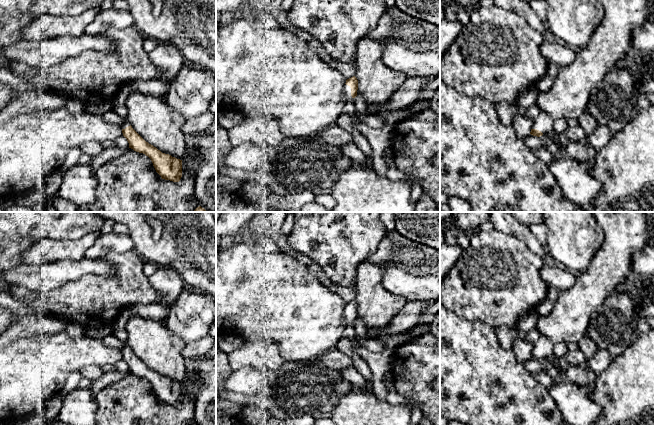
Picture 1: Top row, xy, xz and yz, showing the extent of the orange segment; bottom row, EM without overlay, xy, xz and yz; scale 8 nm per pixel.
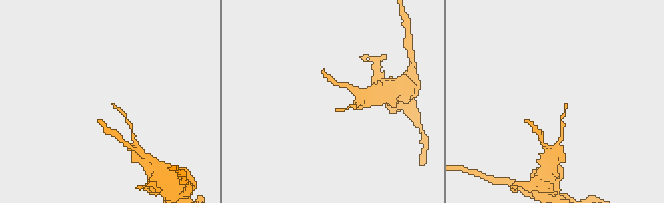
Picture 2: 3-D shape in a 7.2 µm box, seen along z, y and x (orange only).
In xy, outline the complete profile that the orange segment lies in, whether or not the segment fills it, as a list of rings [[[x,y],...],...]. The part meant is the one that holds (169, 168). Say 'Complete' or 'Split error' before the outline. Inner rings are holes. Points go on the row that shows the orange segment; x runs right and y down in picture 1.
Complete. [[[133,128],[122,129],[123,136],[129,143],[129,148],[148,156],[156,172],[162,179],[179,182],[182,177],[182,160],[162,153],[153,145],[146,142]]]

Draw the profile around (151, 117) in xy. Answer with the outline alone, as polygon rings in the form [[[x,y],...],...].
[[[134,91],[125,107],[126,120],[146,142],[177,159],[187,156],[186,136],[182,133],[186,118],[172,109],[165,98]]]

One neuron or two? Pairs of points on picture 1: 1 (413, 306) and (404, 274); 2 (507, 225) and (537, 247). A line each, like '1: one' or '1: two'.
1: two
2: one

